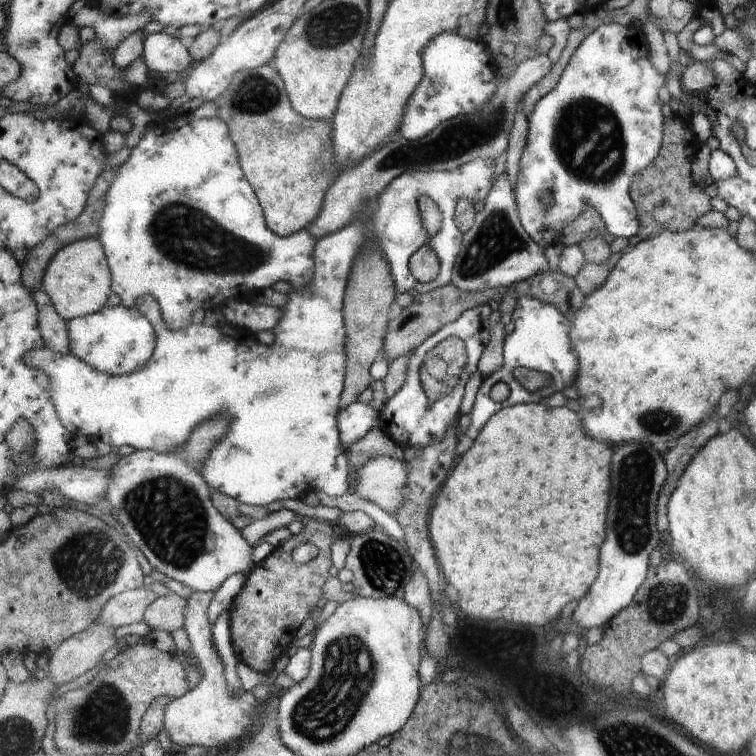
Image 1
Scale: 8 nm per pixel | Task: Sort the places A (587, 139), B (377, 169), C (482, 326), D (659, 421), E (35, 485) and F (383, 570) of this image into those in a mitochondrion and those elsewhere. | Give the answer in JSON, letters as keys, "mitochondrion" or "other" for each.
{"A":"mitochondrion","B":"other","C":"other","D":"mitochondrion","E":"other","F":"mitochondrion"}

